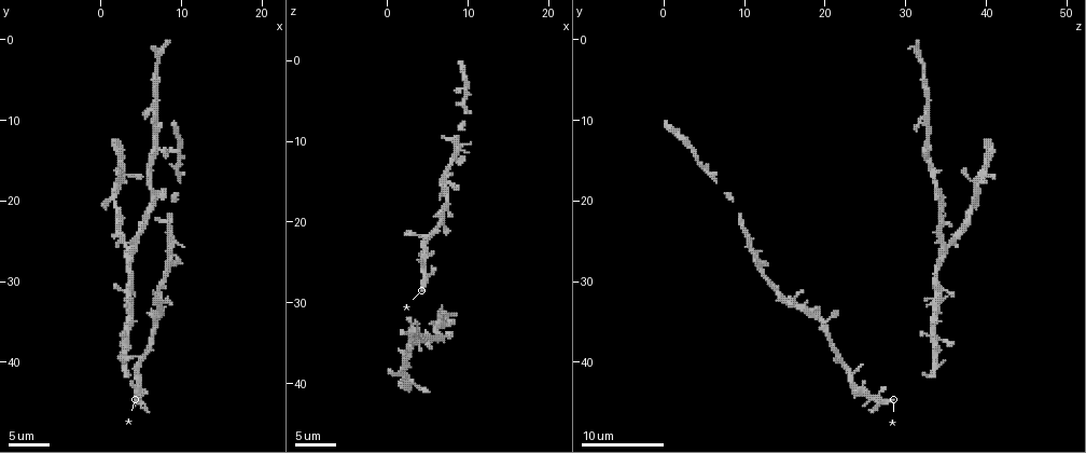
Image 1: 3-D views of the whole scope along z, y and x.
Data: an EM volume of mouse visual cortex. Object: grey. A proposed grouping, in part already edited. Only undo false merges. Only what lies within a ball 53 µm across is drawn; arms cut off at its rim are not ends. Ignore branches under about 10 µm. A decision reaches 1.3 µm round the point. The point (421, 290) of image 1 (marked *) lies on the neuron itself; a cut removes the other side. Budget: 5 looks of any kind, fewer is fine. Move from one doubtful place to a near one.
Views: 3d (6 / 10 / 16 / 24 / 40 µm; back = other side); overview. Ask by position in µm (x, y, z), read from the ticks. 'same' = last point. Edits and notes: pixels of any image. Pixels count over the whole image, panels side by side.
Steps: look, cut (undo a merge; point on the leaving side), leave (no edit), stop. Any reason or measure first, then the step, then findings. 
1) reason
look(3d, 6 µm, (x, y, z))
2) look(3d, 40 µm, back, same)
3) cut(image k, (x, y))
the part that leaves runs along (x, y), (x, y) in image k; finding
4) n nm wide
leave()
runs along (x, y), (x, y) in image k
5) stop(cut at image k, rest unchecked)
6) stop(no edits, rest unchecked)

thick turns thin
look(3d, 10 µm, (8.0, 29.0, 12.5))

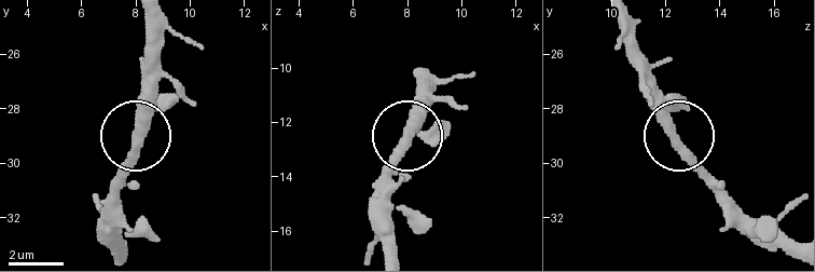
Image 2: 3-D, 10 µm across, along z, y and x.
380 nm wide
leave()
runs along (788, 253), (738, 214), (684, 144), (655, 63) in image 2; all the same neuron

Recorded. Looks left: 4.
calibre changes
look(3d, 6 µm, (10.0, 17.0, 6.5))

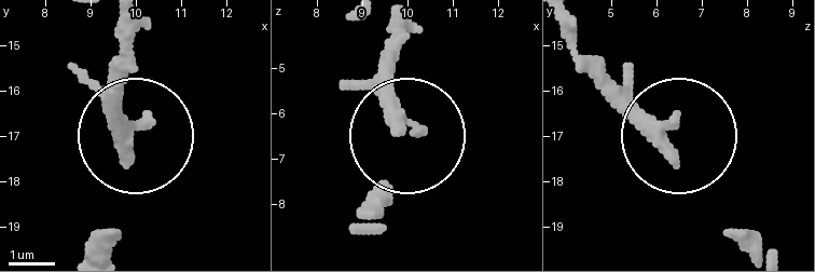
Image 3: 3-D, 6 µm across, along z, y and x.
leave()
runs along (370, 206), (409, 130), (389, 79), (389, 25) in image 3; all the same neuron

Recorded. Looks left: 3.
sudden change in width
look(3d, 10 µm, (7.5, 33.0, 17.0))

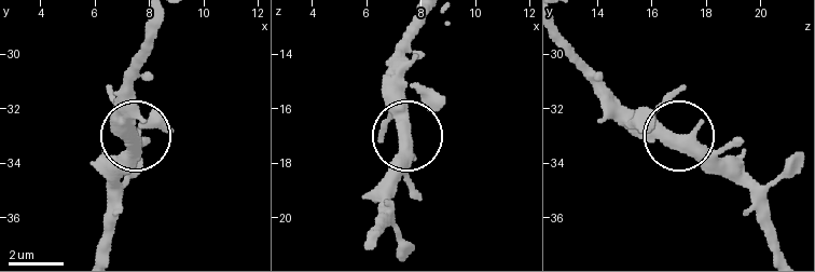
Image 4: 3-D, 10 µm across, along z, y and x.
leave()
runs along (782, 252), (742, 188), (605, 93) in image 4; continuous, no second neuron

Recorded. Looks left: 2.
stop(no edits, rest unchecked)

